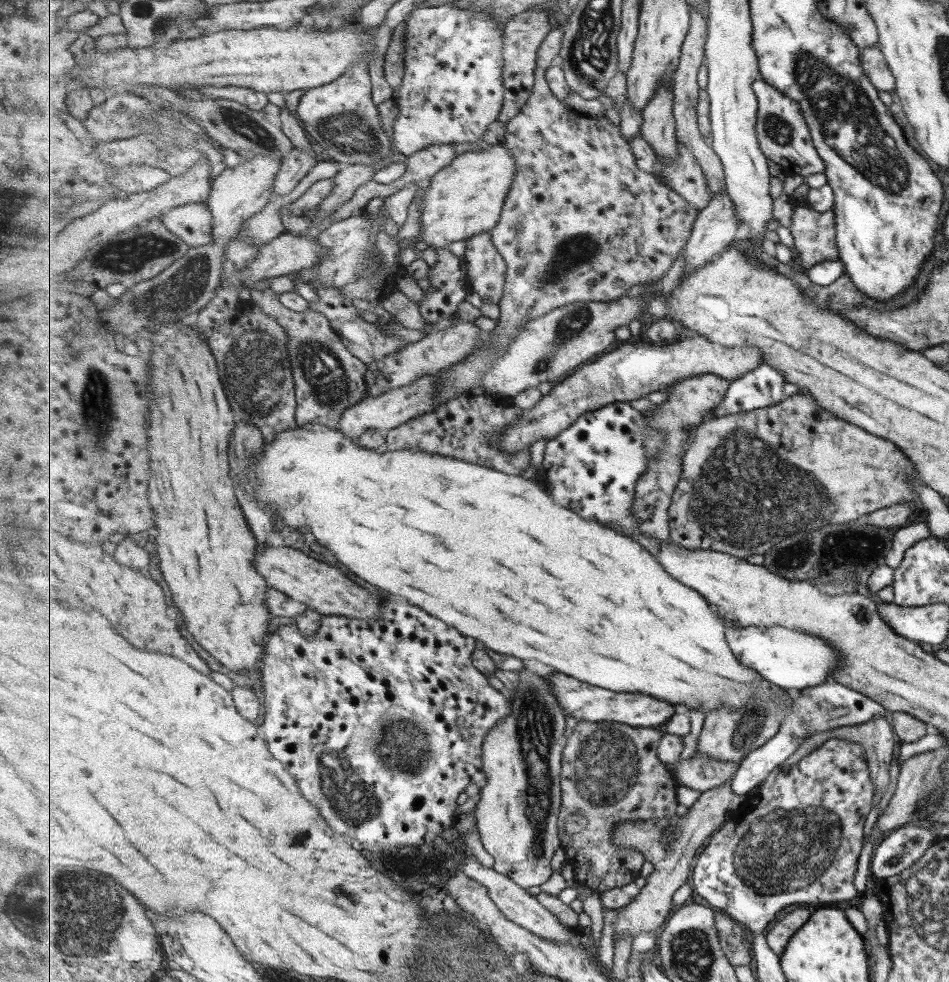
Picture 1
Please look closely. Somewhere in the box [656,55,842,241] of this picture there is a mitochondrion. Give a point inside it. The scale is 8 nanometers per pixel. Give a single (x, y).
(777, 129)

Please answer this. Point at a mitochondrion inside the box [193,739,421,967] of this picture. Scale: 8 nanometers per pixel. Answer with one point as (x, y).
(346, 794)

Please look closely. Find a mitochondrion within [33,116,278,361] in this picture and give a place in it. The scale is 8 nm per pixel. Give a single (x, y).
(145, 310)

